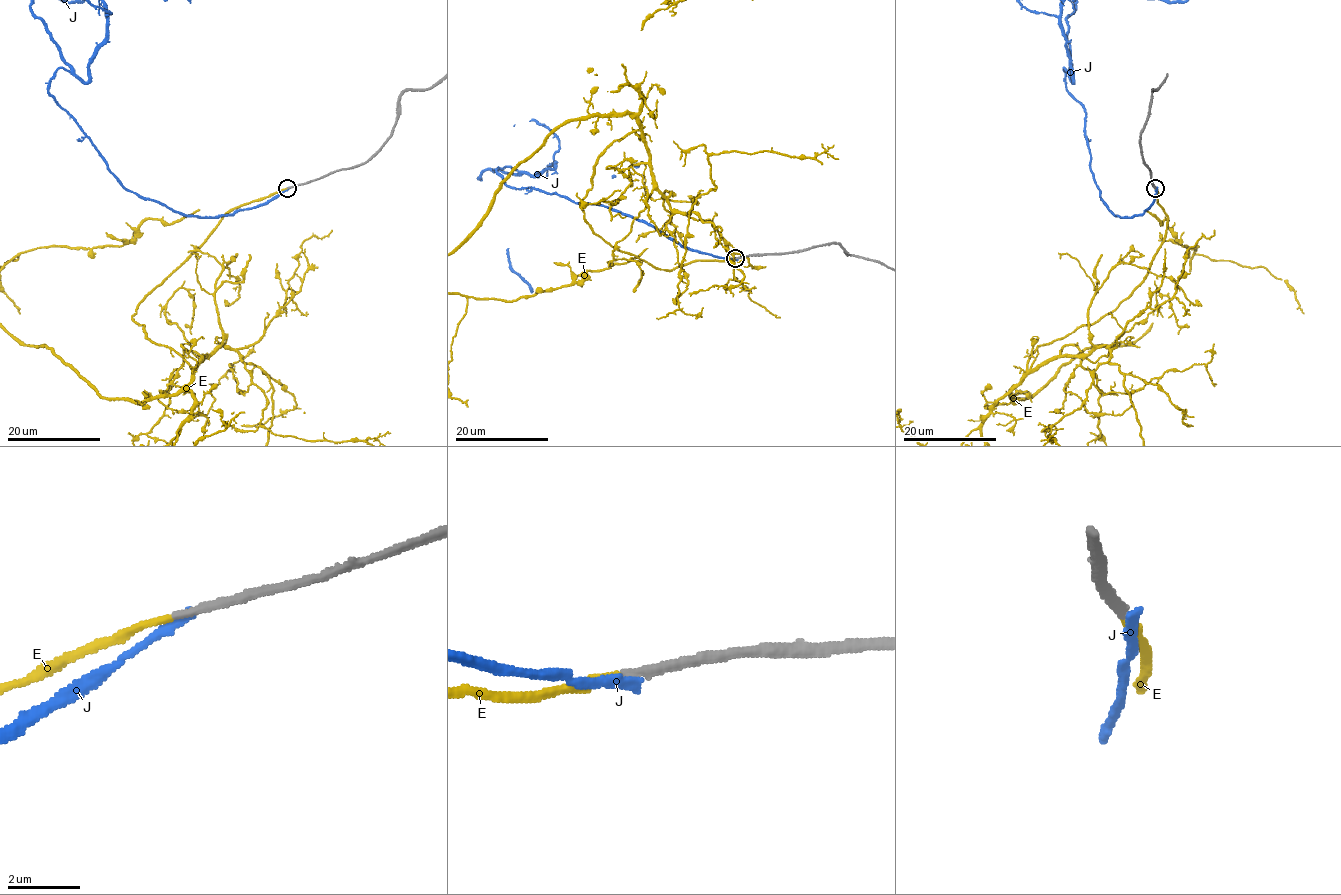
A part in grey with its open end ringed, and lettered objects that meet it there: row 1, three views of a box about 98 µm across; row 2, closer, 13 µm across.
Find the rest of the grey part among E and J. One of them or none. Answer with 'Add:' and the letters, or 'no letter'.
Add: E

